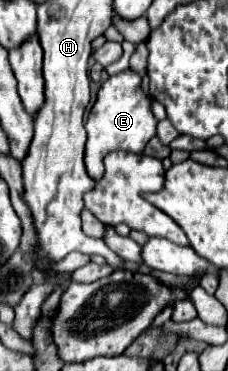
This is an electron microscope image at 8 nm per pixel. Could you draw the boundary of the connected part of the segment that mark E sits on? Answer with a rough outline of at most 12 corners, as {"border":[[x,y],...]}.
{"border":[[131,70],[103,82],[85,122],[85,166],[111,150],[143,152],[151,100]]}

